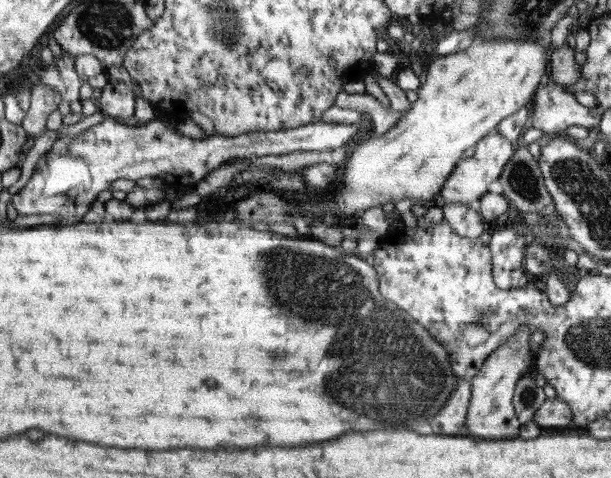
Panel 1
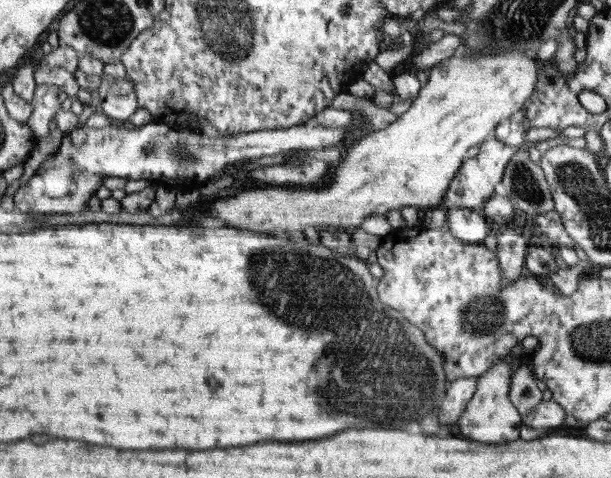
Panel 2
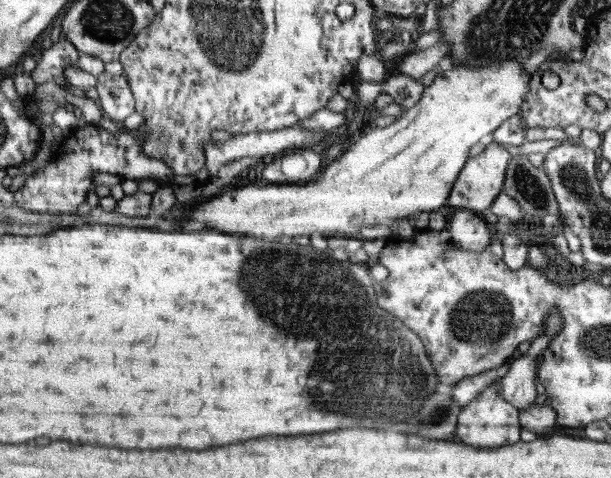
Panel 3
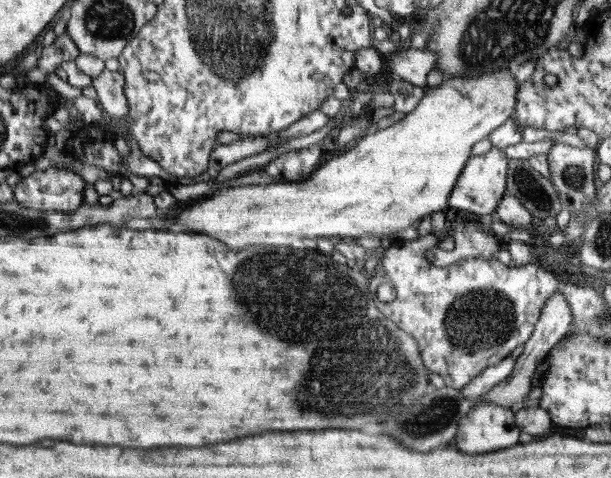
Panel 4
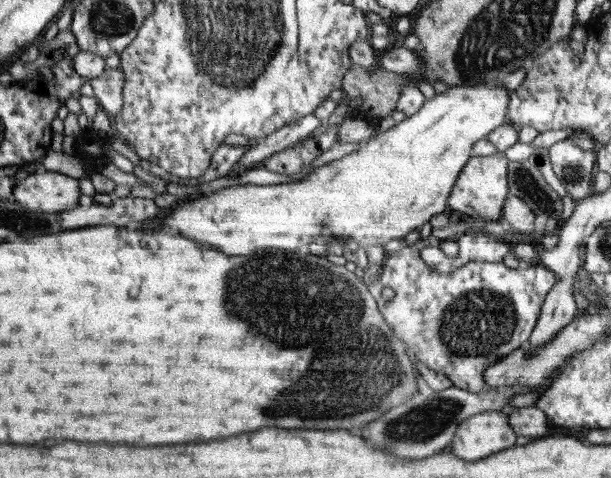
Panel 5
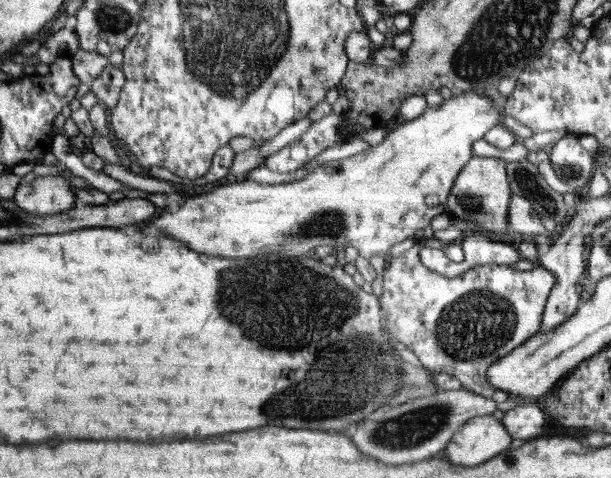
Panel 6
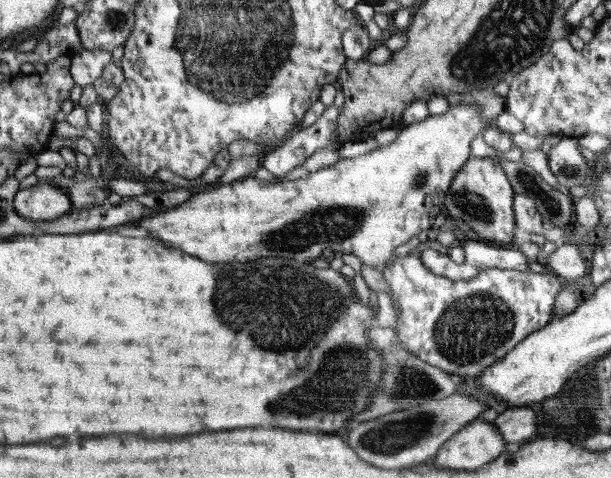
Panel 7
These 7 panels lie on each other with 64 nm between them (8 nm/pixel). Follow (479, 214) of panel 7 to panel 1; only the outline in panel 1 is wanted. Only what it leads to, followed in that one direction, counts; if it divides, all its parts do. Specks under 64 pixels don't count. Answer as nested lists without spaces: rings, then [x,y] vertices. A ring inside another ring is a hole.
[[[496,130],[496,133],[490,133],[481,138],[476,146],[473,158],[464,158],[458,161],[453,172],[449,174],[447,181],[442,185],[443,203],[467,204],[478,210],[479,198],[489,192],[488,186],[502,174],[502,169],[514,154],[516,147],[510,142],[510,139],[501,135],[498,130]]]

